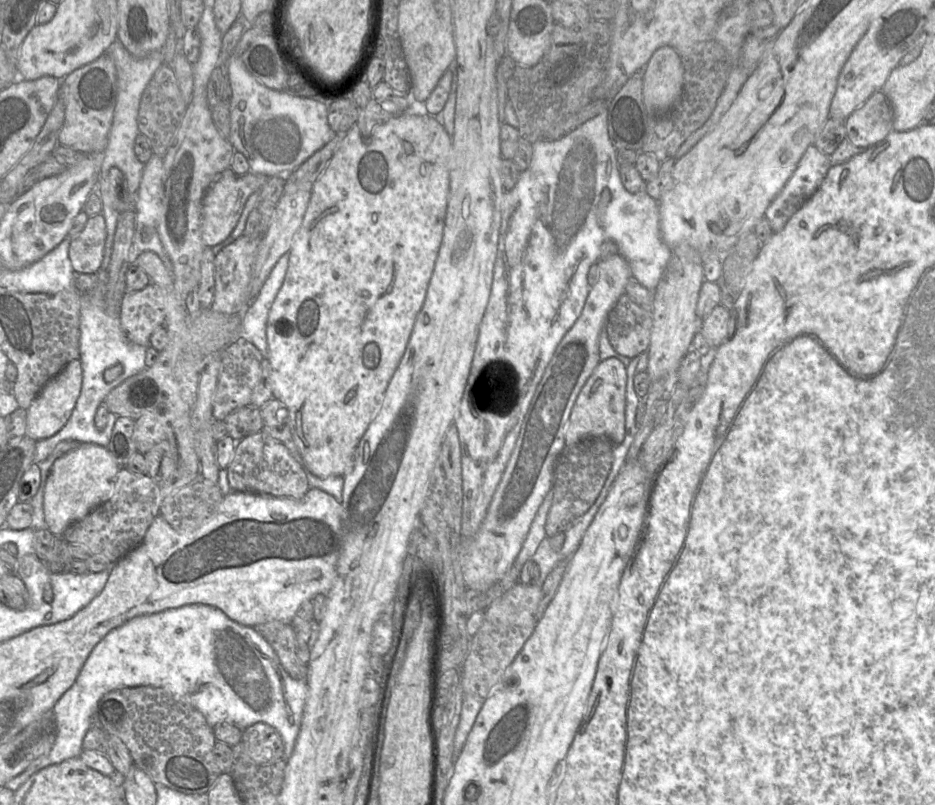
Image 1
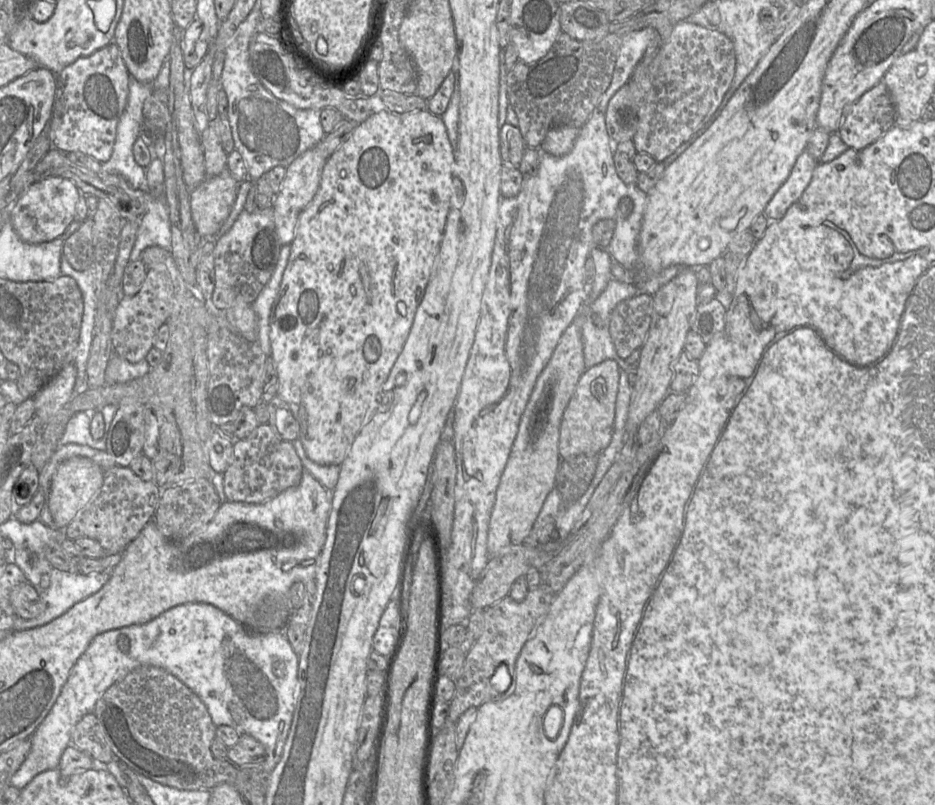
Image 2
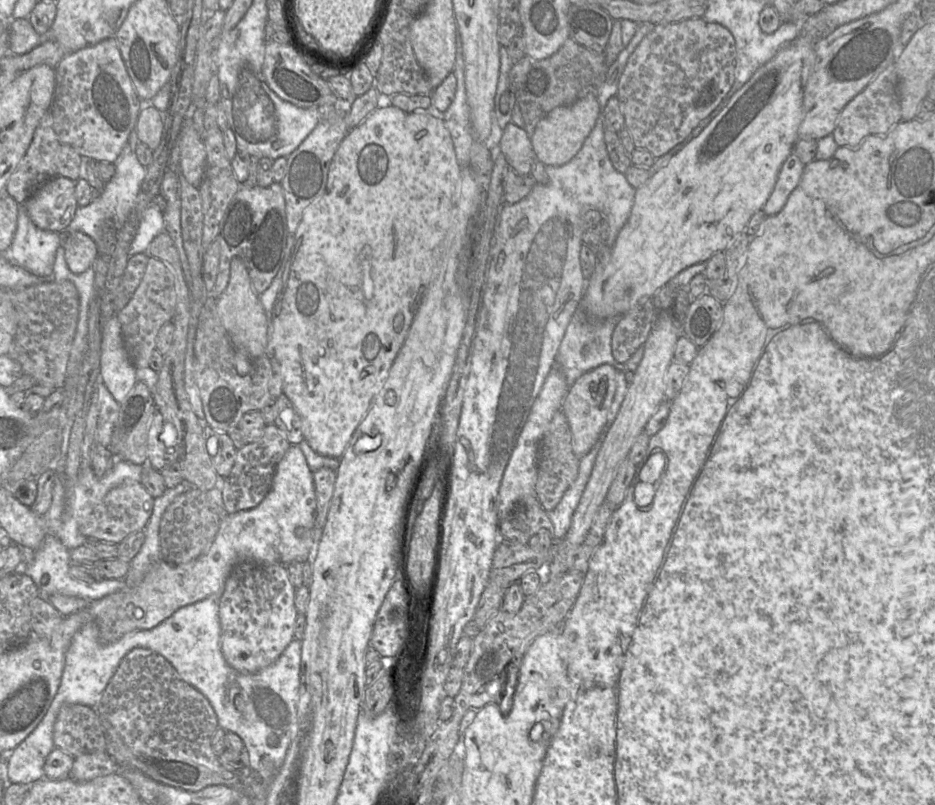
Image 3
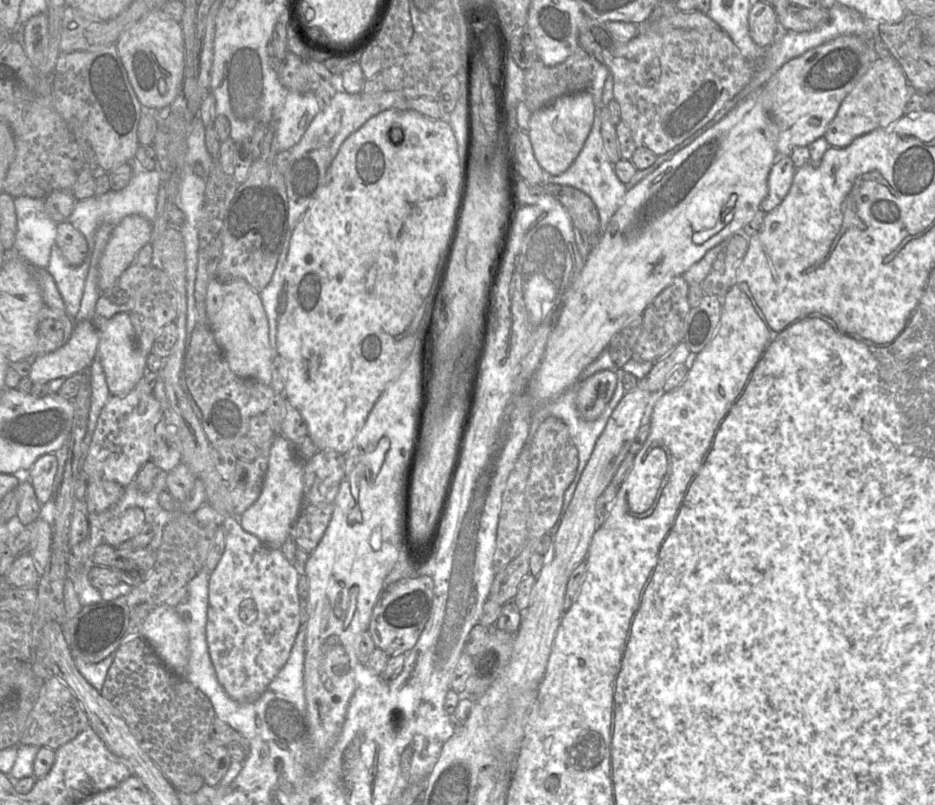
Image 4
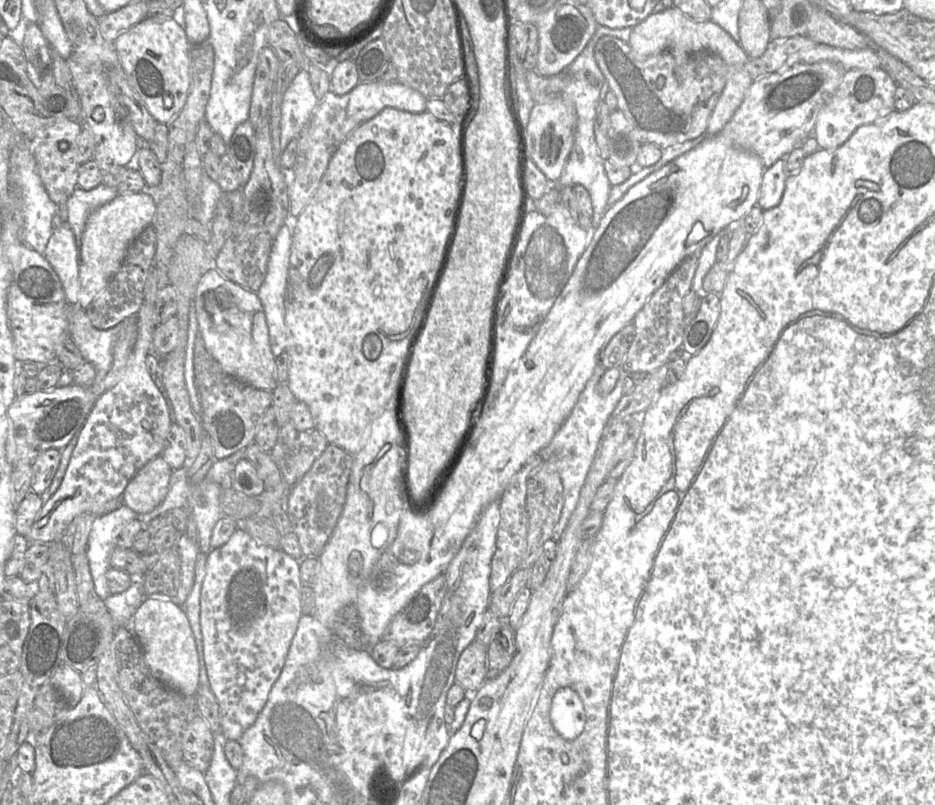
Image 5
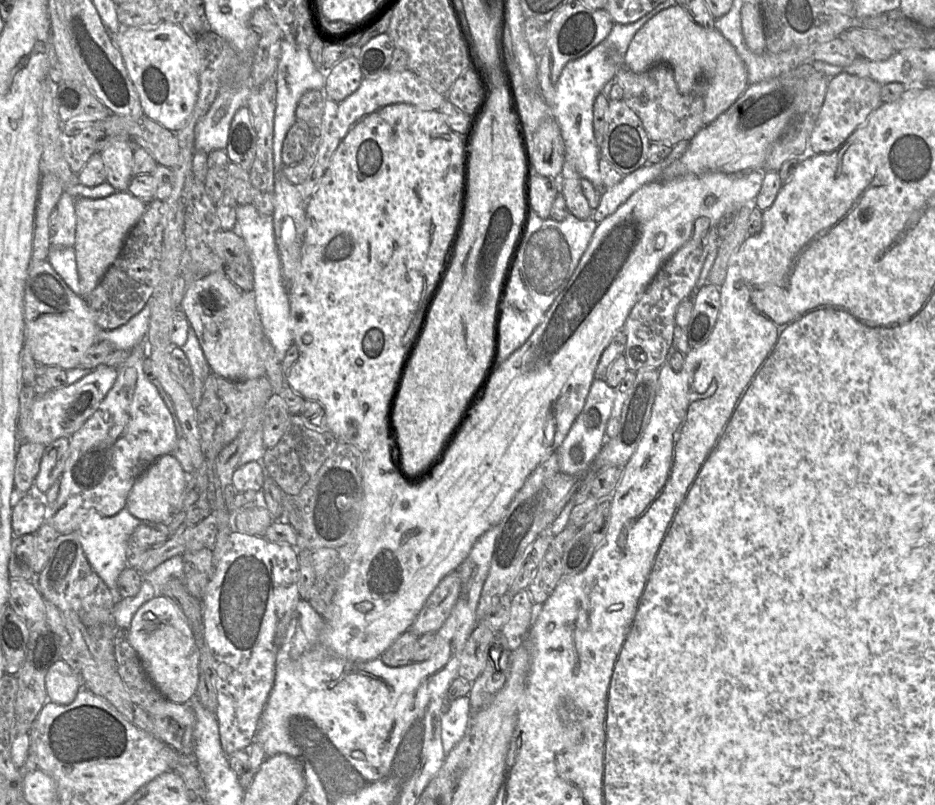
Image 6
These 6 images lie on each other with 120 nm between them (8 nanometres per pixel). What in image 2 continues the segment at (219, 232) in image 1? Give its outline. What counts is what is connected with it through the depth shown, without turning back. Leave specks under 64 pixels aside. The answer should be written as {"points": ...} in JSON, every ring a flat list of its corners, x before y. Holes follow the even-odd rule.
{"points":[[225,171,217,176,206,179,190,191,191,216,197,233,204,239,214,236,227,220,237,198,239,182]]}

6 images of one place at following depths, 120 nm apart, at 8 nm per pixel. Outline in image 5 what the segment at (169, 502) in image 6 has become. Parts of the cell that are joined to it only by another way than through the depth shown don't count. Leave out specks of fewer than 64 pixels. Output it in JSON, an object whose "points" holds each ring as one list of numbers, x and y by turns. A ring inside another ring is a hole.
{"points":[[157,456,146,463,126,486,123,503,137,514,149,513,165,498,173,470]]}

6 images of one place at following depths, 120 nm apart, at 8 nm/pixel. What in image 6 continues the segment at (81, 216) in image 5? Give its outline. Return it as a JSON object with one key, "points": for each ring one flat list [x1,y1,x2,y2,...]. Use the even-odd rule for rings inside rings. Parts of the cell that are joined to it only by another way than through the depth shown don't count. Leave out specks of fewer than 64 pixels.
{"points":[[107,181,94,187,77,183,64,189,55,208,57,213,53,211,50,215,51,246,74,247,76,230,75,200,77,198,105,198,115,192,115,188]]}

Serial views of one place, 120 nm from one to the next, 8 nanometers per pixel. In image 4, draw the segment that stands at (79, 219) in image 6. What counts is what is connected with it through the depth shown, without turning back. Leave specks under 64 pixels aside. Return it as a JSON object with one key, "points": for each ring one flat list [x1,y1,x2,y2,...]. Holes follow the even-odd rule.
{"points":[[137,214,126,216,112,228,99,261,98,287,101,292,113,286,140,248,151,242,152,232,153,222]]}

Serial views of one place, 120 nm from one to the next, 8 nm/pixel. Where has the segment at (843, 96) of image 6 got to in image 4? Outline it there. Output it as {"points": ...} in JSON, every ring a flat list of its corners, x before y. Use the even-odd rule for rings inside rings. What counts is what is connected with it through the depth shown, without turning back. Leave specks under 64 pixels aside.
{"points":[[892,56,876,59,843,99,823,137,831,147,846,147,862,135,891,127,905,115,905,104,911,92,901,66]]}

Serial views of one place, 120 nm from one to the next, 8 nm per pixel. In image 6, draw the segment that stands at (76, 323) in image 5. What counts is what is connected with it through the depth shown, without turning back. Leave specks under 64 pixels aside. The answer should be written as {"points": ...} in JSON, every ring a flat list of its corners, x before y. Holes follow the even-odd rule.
{"points":[[150,297,143,309,127,323,113,330,100,330,98,341,108,341,119,350,132,350,136,345,144,343,149,329,151,307]]}

